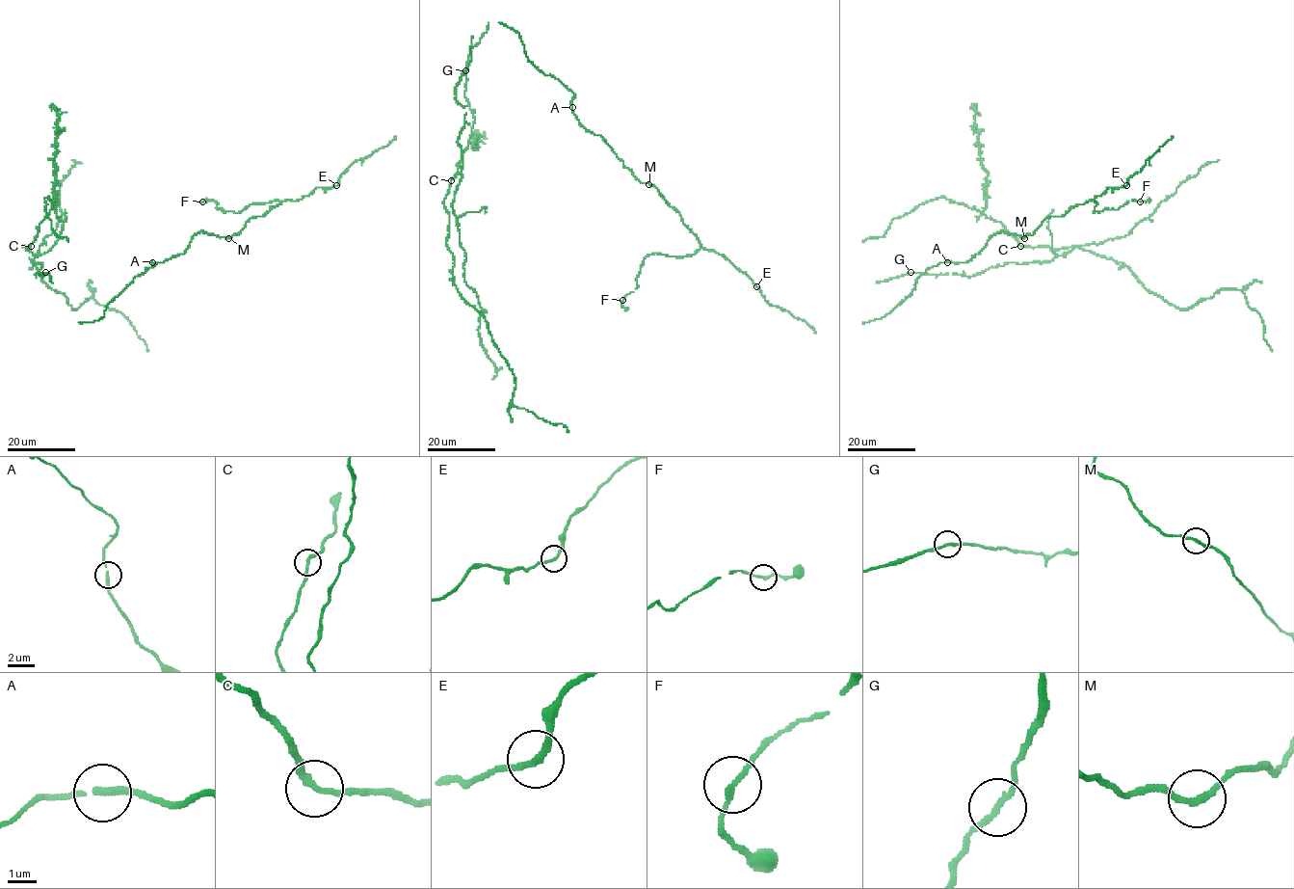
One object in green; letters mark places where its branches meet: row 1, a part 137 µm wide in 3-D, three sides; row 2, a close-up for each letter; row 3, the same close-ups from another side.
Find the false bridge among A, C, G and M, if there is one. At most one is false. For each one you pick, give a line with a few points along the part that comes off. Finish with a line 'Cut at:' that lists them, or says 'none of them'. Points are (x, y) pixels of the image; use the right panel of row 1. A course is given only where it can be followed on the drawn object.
Cut at: none of them

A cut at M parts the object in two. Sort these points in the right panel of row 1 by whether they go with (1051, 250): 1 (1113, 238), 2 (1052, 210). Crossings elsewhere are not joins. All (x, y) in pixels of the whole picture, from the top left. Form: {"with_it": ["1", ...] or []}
{"with_it": ["1", "2"]}

